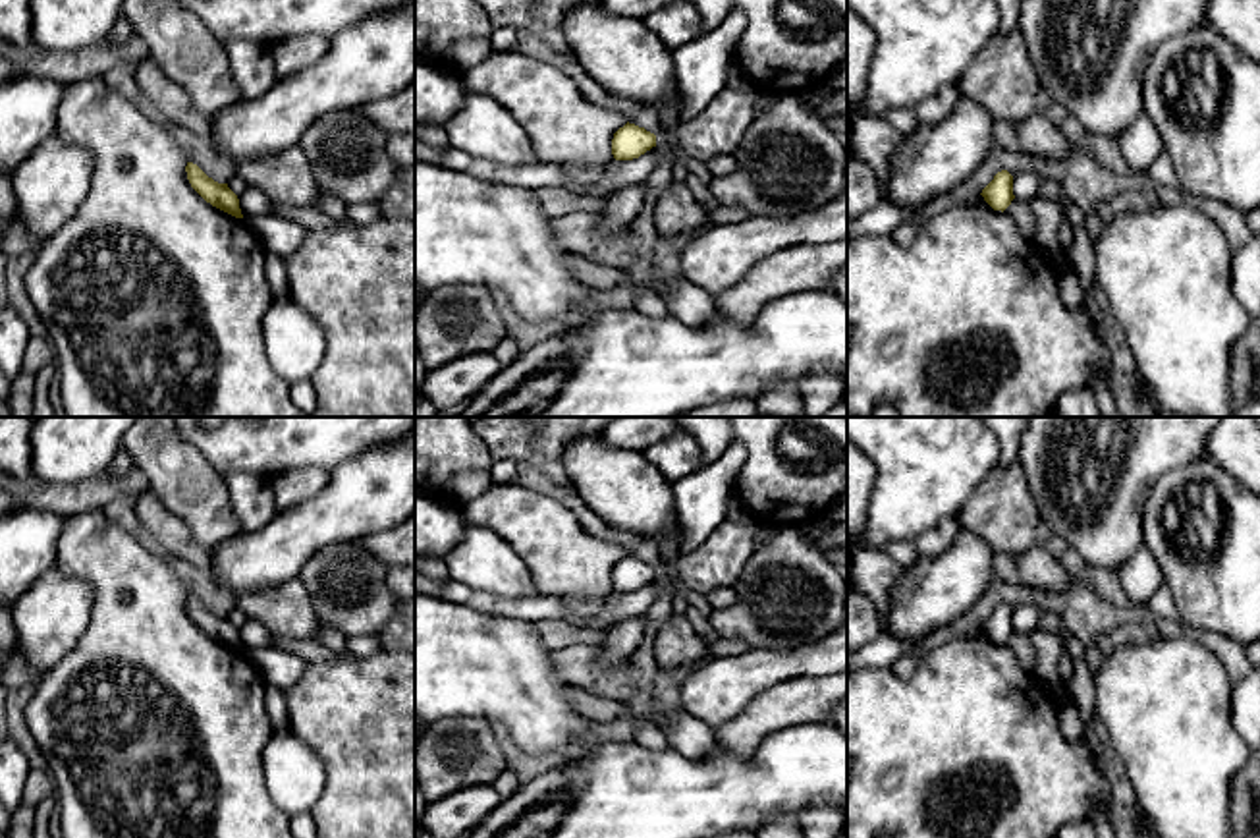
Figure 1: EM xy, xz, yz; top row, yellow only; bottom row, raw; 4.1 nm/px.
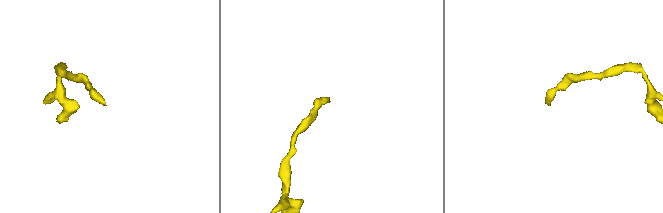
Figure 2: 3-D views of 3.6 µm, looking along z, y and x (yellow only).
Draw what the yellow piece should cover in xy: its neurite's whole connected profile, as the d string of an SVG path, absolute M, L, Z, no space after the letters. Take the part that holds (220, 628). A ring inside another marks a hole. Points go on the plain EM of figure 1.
M187 595L185 599L187 612L191 620L212 639L235 649L243 651L239 641L237 628L228 620L228 616L218 616L208 610L197 597Z

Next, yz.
M1007 602L998 604L980 628L994 643L1003 645L1015 631L1013 608Z

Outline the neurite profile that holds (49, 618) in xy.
M46 570L14 604L15 647L35 672L64 658L85 633L93 608L93 587Z

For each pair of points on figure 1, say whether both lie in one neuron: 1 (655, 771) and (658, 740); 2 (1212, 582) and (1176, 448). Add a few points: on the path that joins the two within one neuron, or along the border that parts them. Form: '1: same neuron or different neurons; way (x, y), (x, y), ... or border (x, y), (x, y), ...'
1: different neurons; border (633, 742), (653, 750), (670, 748)
2: different neurons; border (1206, 456), (1170, 468), (1147, 497)

